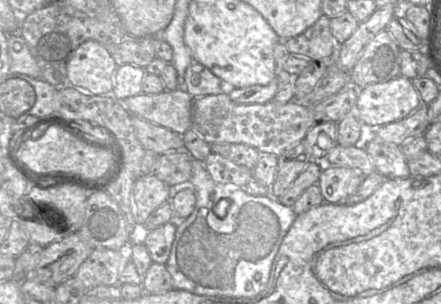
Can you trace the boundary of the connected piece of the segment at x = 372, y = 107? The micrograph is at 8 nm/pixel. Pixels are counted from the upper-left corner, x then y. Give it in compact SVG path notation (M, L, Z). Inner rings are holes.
M402 75L384 83L369 84L359 89L355 112L365 126L381 127L406 118L422 104L420 95L412 80Z

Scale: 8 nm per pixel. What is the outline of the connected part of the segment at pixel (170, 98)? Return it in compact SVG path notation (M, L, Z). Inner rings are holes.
M178 87L158 94L140 93L119 101L131 115L182 136L191 128L193 99L184 87Z

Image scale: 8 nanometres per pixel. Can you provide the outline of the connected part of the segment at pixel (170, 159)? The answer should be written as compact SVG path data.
M185 149L168 151L160 155L155 175L171 187L189 184L192 175L192 156Z

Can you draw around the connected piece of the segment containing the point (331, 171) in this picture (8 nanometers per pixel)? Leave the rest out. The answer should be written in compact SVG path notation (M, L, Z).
M326 157L324 159L313 159L313 161L317 161L322 170L317 185L326 203L339 203L353 195L365 177L358 169L326 165Z

